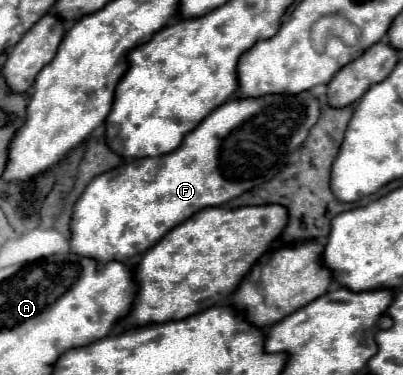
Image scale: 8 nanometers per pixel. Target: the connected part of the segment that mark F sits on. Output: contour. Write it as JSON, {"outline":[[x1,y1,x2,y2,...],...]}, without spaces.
{"outline":[[309,90,299,94,267,94,261,98,231,98,215,108,203,126,187,134,187,140,169,154,157,158,133,158,97,178,85,188,71,216,71,252,99,262,127,262,129,258,147,252,169,230,191,218,195,212,221,206,231,198,271,180,281,172,283,164,307,140,311,128,321,118,321,102]]}

